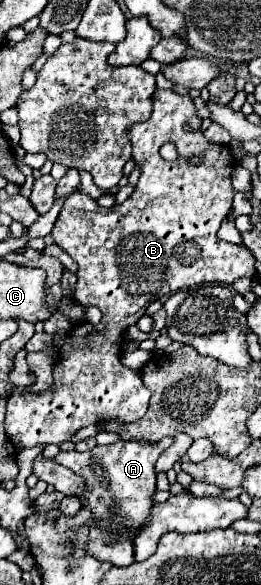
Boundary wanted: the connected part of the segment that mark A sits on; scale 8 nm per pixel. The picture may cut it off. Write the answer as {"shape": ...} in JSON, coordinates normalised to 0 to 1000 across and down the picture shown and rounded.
{"shape":[[[628,747],[598,761],[536,761],[521,754],[452,754],[429,761],[368,761],[352,771],[230,771],[207,785],[215,791],[276,802],[291,812],[322,815],[345,839],[314,853],[314,863],[368,874],[352,877],[360,891],[345,901],[345,928],[330,935],[337,949],[368,956],[437,962],[444,969],[483,969],[513,959],[506,921],[521,908],[559,894],[575,867],[590,860],[598,809],[590,791],[605,778],[651,764],[667,750]]]}

